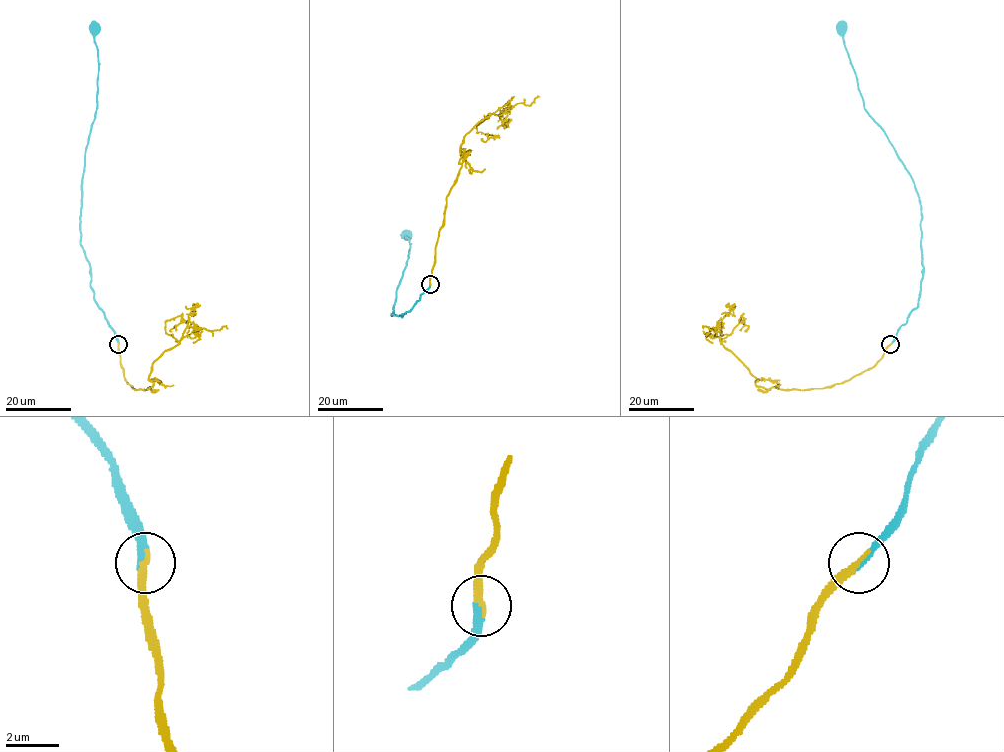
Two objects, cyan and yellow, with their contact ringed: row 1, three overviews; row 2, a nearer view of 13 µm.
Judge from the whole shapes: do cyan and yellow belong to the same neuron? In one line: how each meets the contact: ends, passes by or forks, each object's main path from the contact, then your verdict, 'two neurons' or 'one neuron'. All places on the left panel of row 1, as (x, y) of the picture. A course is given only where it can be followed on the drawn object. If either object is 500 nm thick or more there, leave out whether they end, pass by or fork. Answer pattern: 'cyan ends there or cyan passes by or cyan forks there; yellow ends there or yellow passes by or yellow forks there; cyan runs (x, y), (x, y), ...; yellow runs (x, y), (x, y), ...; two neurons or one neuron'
cyan ends there; yellow ends there; cyan runs (119, 344), (114, 329), (94, 298), (90, 264), (80, 244), (84, 152), (97, 109), (95, 28); yellow runs (119, 344), (127, 383), (145, 389), (153, 385), (152, 364), (179, 342), (165, 322), (180, 316), (171, 332); one neuron

